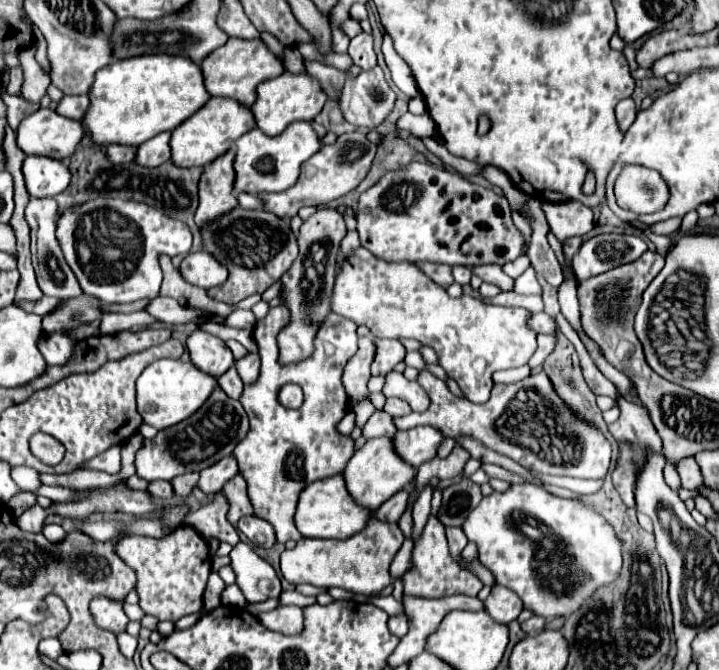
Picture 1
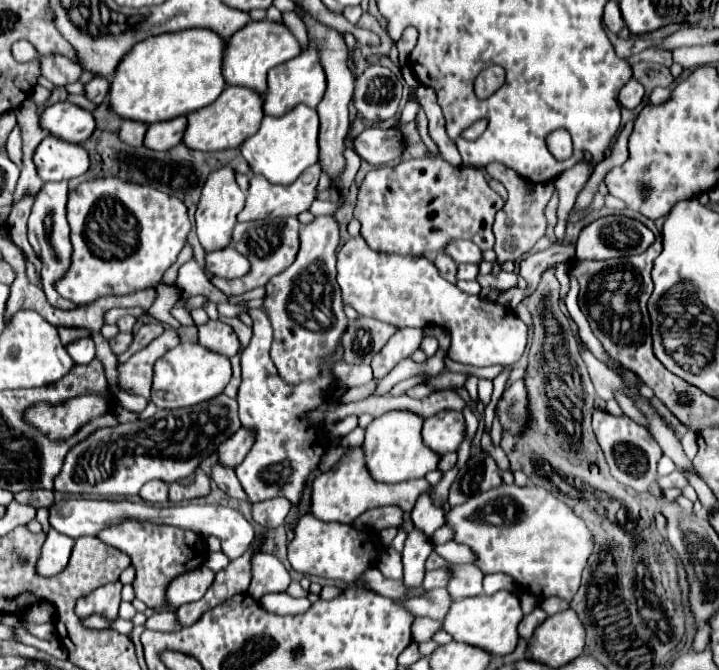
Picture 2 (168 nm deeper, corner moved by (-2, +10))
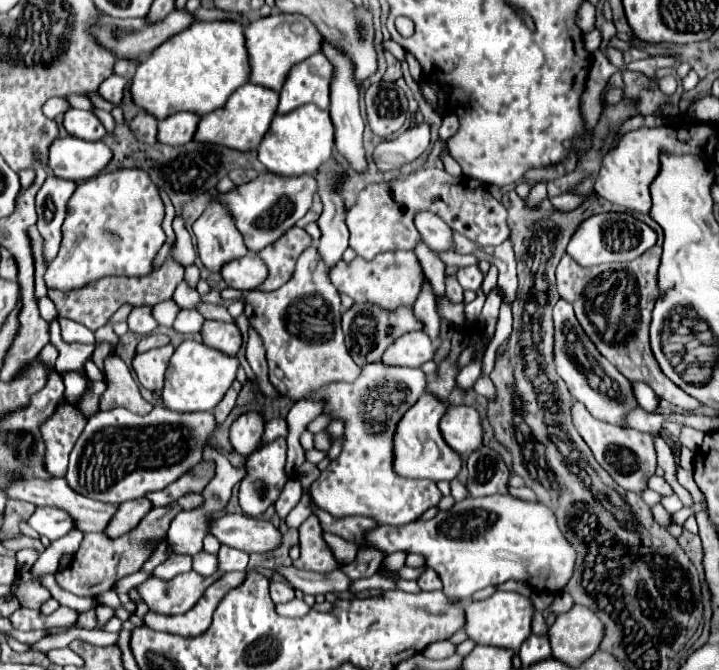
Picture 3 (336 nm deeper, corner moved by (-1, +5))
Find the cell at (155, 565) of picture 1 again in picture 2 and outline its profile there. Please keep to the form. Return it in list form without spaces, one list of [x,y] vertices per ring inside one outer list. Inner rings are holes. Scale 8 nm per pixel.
[[[128,519],[124,523],[102,529],[96,537],[132,557],[132,565],[136,567],[136,579],[132,587],[136,591],[136,597],[150,609],[166,603],[166,587],[176,575],[198,569],[206,557],[204,539],[200,535],[194,535],[192,531],[176,529],[174,525],[152,525],[150,521]]]

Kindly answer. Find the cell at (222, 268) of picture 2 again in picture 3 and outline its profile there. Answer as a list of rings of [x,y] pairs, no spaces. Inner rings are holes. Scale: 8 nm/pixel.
[[[243,256],[227,262],[221,268],[221,276],[231,288],[253,290],[267,278],[267,266],[257,256]]]

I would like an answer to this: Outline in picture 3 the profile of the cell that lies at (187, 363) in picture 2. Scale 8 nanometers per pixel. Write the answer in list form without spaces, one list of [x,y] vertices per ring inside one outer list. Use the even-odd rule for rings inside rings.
[[[185,340],[169,362],[169,372],[165,376],[163,402],[169,410],[175,412],[197,412],[197,410],[213,410],[229,390],[235,380],[239,360],[235,356],[225,356],[219,350],[213,350],[201,342]]]

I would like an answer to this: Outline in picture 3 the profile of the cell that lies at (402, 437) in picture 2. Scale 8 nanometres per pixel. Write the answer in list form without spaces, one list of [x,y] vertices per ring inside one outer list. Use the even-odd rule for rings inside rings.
[[[421,394],[421,398],[405,412],[399,420],[393,436],[393,472],[403,478],[427,478],[427,480],[453,480],[461,468],[461,456],[455,454],[443,440],[439,432],[441,414],[447,404],[431,398],[431,394]]]

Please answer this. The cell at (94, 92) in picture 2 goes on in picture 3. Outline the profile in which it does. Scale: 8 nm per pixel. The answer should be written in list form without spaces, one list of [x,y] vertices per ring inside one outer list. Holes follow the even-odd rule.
[[[109,76],[101,86],[99,86],[99,94],[101,98],[119,104],[123,98],[123,90],[125,90],[125,78],[121,76]]]

